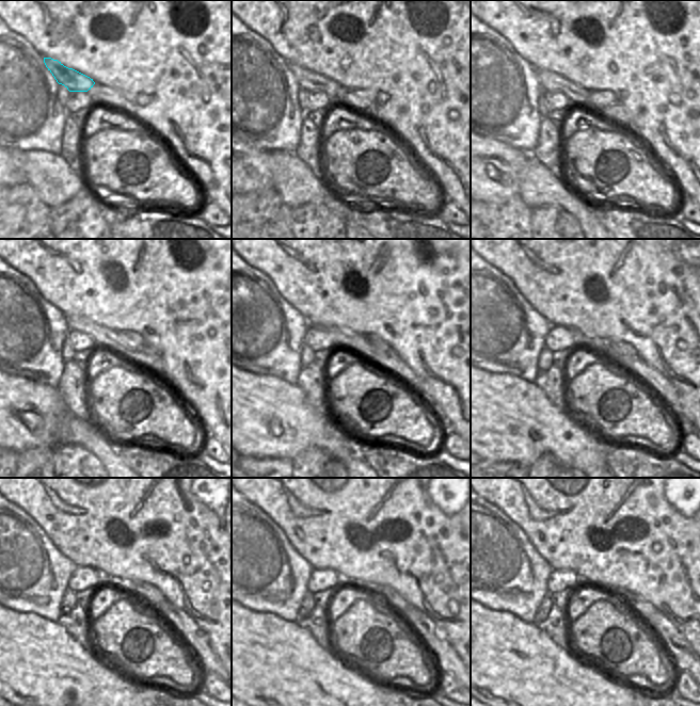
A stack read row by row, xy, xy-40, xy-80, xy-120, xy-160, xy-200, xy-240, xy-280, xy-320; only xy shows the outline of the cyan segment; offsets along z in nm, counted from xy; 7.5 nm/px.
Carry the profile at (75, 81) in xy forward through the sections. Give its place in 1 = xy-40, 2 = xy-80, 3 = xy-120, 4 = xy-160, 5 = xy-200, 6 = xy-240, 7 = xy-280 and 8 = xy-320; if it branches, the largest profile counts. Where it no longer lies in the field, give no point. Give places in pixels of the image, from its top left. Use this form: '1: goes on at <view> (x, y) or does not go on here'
1: goes on at xy-40 (311, 81)
2: goes on at xy-80 (550, 81)
3: goes on at xy-120 (145, 356)
4: goes on at xy-160 (387, 359)
5: goes on at xy-200 (654, 380)
6: goes on at xy-240 (183, 624)
7: goes on at xy-280 (447, 660)
8: goes on at xy-320 (684, 658)

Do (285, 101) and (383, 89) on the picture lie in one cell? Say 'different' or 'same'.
different

